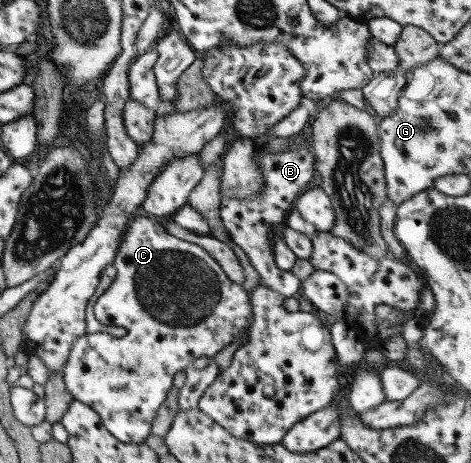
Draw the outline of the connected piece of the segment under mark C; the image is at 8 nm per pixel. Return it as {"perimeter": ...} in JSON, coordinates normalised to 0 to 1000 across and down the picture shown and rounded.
{"perimeter":[[[285,460],[280,471],[272,475],[272,486],[263,497],[257,518],[253,518],[253,536],[244,546],[240,572],[246,579],[244,600],[234,609],[227,626],[219,626],[219,635],[202,648],[197,659],[197,678],[206,693],[217,702],[240,702],[261,706],[268,719],[255,728],[242,728],[227,719],[180,719],[174,728],[155,737],[144,760],[140,784],[132,795],[132,821],[136,838],[146,847],[155,866],[174,868],[178,877],[193,881],[202,894],[210,898],[217,920],[240,940],[253,955],[268,959],[306,957],[318,937],[318,922],[325,903],[340,875],[344,875],[355,847],[365,838],[367,825],[374,821],[372,808],[389,803],[397,788],[410,778],[427,771],[454,771],[465,756],[473,756],[482,743],[490,743],[514,726],[514,717],[531,704],[535,691],[535,665],[531,663],[531,644],[512,620],[510,613],[497,611],[482,600],[473,581],[435,544],[425,531],[406,527],[395,518],[372,514],[365,505],[357,505],[346,486],[335,475],[310,467],[306,460]]]}

